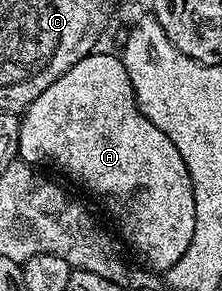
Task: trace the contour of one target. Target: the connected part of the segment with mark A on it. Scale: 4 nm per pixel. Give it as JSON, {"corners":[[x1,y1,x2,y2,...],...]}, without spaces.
{"corners":[[93,52,87,54,70,72,58,76,38,100,34,100,19,115,18,158,30,166,45,168,57,166,72,178,84,182,92,194,100,197,110,217,116,221,120,234,144,257,152,270,167,272,190,248,194,236,196,213,194,212,194,188,178,148,140,110,130,76,123,61,112,54]]}

